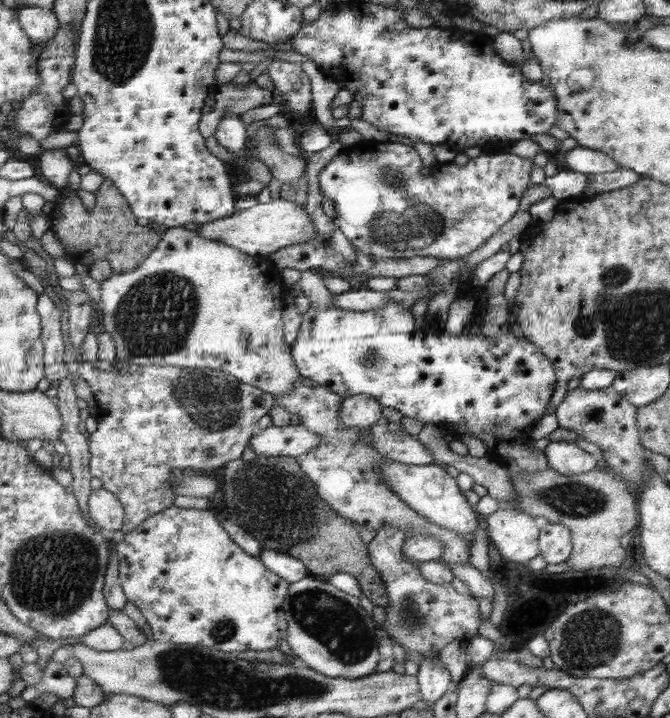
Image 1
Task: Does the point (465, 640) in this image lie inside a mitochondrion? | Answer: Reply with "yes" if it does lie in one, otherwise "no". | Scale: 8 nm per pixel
no

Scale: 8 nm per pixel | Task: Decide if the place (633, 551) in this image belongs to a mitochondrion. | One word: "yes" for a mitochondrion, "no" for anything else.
no

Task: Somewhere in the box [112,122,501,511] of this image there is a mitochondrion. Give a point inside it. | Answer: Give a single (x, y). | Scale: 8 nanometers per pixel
(402, 222)

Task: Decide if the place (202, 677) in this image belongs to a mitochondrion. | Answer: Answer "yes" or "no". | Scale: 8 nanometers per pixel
yes

